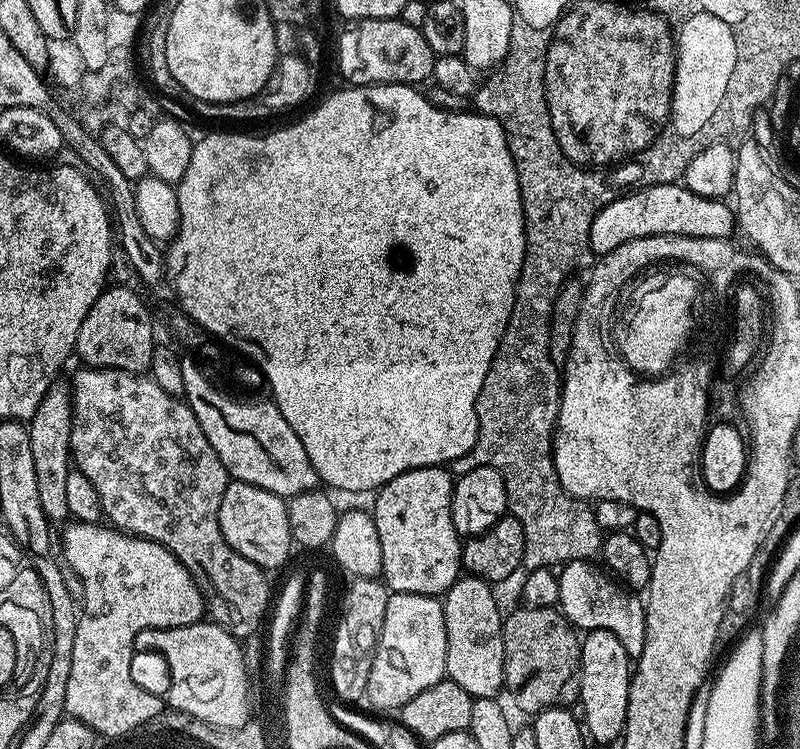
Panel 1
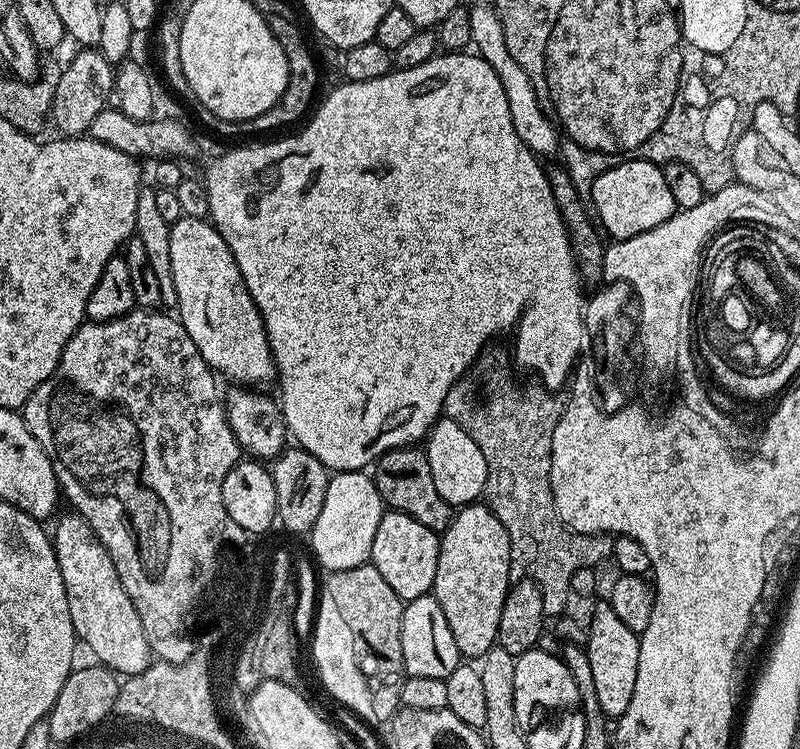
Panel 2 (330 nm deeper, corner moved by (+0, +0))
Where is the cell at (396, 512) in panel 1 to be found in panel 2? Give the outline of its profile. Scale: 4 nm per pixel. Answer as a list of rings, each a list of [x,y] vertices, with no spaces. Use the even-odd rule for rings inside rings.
[[[388,510],[378,522],[378,534],[374,534],[370,562],[378,574],[386,578],[390,590],[394,590],[400,600],[407,602],[431,593],[434,574],[438,570],[439,553],[440,536],[437,533],[410,518],[410,514]]]

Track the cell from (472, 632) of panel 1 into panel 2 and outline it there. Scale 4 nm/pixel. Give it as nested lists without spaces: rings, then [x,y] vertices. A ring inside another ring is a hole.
[[[477,502],[461,507],[453,515],[448,528],[440,536],[438,570],[434,574],[431,595],[435,596],[438,606],[442,606],[442,614],[446,614],[446,626],[450,626],[450,634],[454,634],[461,657],[483,658],[497,643],[498,622],[502,618],[502,606],[510,587],[508,575],[512,572],[512,564],[514,553],[510,534],[506,534],[506,526],[498,522],[491,508]]]

